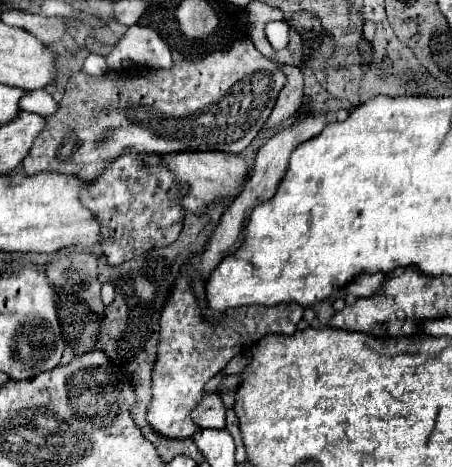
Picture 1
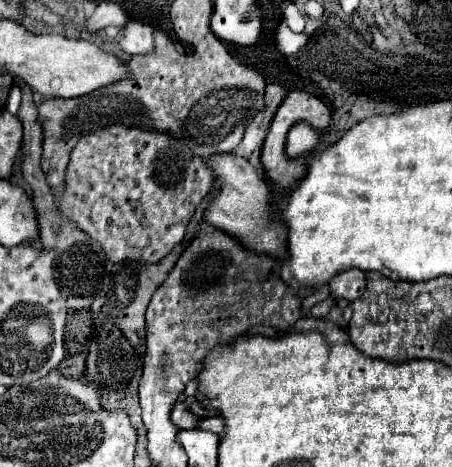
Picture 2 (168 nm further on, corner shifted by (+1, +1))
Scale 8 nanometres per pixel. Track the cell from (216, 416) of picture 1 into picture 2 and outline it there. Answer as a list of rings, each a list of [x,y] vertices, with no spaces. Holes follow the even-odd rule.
[[[175,402],[173,410],[171,410],[171,422],[179,428],[179,430],[189,430],[191,426],[197,424],[197,416],[191,414],[183,402]]]

